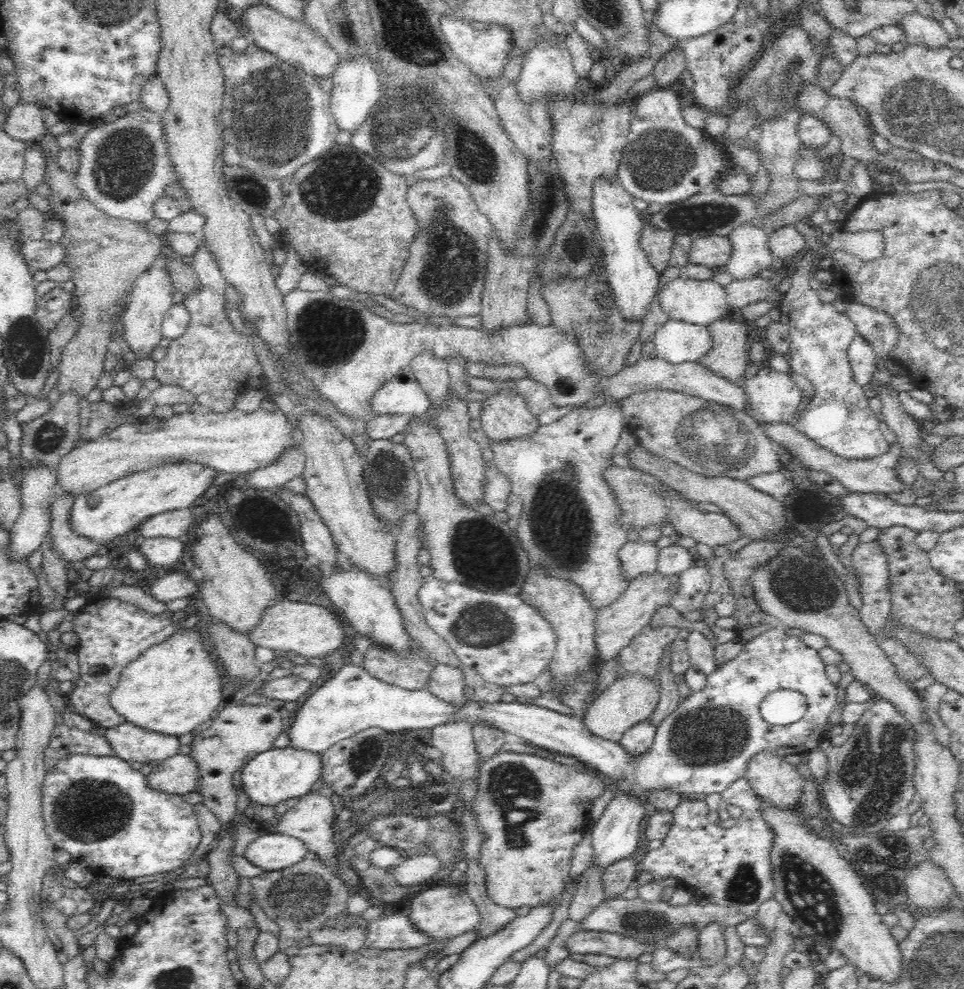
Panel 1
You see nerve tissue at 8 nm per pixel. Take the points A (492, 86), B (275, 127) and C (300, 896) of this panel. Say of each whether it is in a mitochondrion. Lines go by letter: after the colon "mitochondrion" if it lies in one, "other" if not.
A: other
B: mitochondrion
C: mitochondrion

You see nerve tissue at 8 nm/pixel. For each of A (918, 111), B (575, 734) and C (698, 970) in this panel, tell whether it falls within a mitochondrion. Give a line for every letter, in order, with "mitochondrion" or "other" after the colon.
A: mitochondrion
B: other
C: other

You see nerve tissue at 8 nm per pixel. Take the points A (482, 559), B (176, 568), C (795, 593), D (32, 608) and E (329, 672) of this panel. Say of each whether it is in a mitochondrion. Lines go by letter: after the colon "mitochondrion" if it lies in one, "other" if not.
A: mitochondrion
B: other
C: mitochondrion
D: other
E: other

